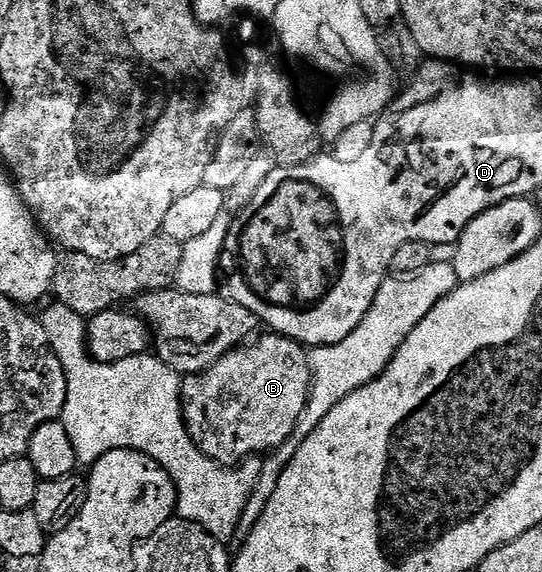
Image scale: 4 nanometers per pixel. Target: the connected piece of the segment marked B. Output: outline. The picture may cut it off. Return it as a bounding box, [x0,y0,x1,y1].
[181,333,313,467]

